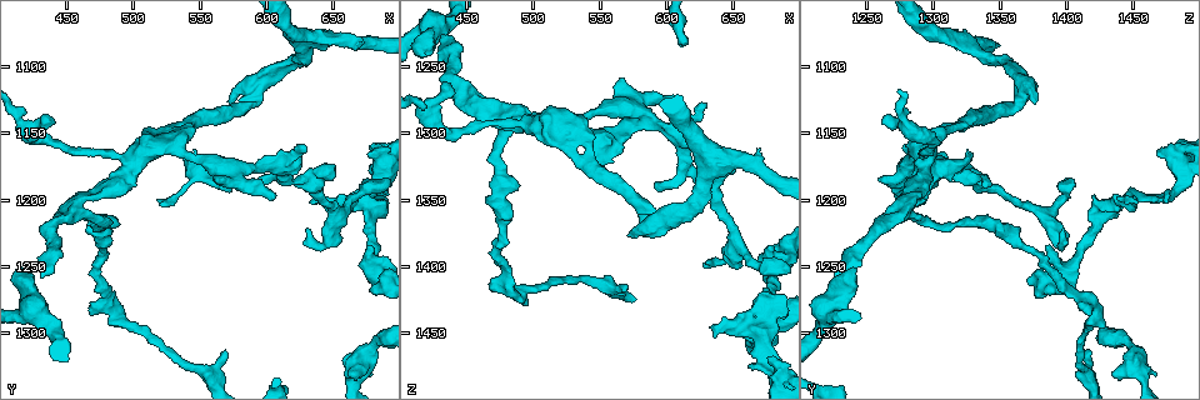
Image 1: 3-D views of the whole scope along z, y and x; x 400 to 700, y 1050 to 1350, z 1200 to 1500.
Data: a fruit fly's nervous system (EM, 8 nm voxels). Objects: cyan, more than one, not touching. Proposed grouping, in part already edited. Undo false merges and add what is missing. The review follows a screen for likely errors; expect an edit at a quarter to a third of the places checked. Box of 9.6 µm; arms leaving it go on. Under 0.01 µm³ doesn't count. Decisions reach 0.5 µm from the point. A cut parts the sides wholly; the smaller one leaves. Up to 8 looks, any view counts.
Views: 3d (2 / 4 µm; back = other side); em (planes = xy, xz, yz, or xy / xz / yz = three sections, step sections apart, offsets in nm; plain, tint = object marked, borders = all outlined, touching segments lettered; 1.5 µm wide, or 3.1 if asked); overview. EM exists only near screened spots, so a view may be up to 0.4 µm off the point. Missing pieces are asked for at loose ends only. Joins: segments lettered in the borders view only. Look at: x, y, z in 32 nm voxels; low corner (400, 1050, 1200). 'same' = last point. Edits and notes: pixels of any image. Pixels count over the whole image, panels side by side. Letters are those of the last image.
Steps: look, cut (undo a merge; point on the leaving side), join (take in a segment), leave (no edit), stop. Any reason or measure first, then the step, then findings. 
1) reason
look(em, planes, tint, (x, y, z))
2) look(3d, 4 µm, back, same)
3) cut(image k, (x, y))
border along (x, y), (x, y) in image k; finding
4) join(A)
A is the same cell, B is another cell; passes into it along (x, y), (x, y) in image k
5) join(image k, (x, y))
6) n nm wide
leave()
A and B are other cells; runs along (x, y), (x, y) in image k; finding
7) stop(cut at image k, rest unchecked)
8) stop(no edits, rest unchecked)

an open end
look(em, xy, step 4, borders, (568, 1314, 1418))

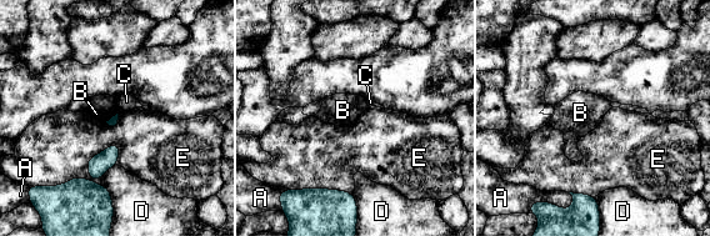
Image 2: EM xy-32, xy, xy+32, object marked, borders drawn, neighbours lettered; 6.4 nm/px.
leave()
A, B, C, D and E are other cells; border along (118, 144), (88, 161), (95, 180) in image 2; no lettered segment goes on from it

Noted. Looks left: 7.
branch stops here
look(3d, 2 µm, (678, 1236, 1386))

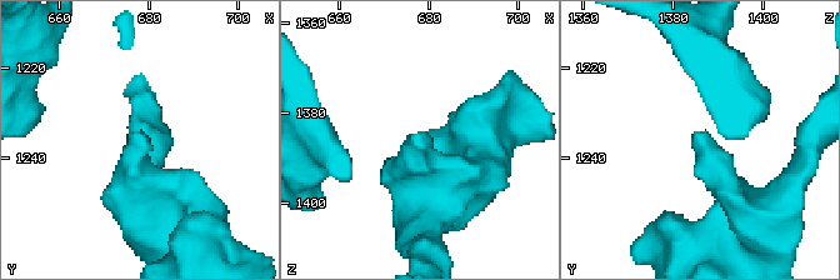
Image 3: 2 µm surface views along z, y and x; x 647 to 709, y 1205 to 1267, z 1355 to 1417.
need the tissue
look(em, xz, step 4, plain, (677, 1234, 1385))

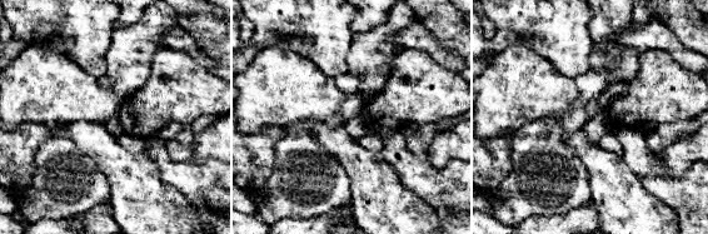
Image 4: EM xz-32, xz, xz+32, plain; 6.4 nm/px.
look(em, xz, step 4, borders, same)

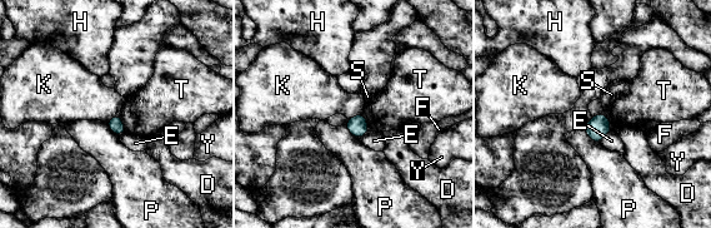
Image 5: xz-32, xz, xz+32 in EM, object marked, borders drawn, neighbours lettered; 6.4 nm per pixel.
leave()
D, E, F, H, K, P, S, T and Y are other cells; border along (362, 112), (348, 119) in image 5; no lettered segment goes on from it

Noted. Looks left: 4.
free end
look(3d, 2 µm, (570, 1126, 1378))

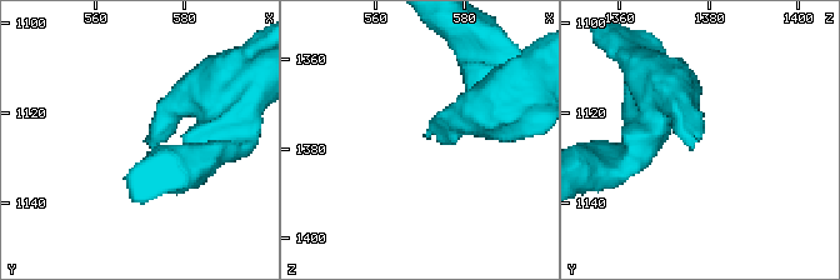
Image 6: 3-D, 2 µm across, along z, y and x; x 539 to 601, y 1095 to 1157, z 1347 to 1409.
look(em, planes, borders, (572, 1127, 1377))

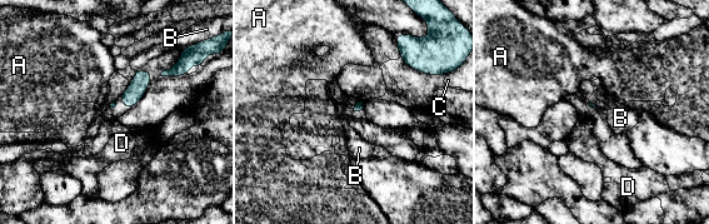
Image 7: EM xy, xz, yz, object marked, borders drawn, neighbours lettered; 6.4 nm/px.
B touches over 90 nm
leave()
A, B, C and D are other cells; none of them fits

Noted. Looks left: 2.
stop(no edits, rest unchecked)

